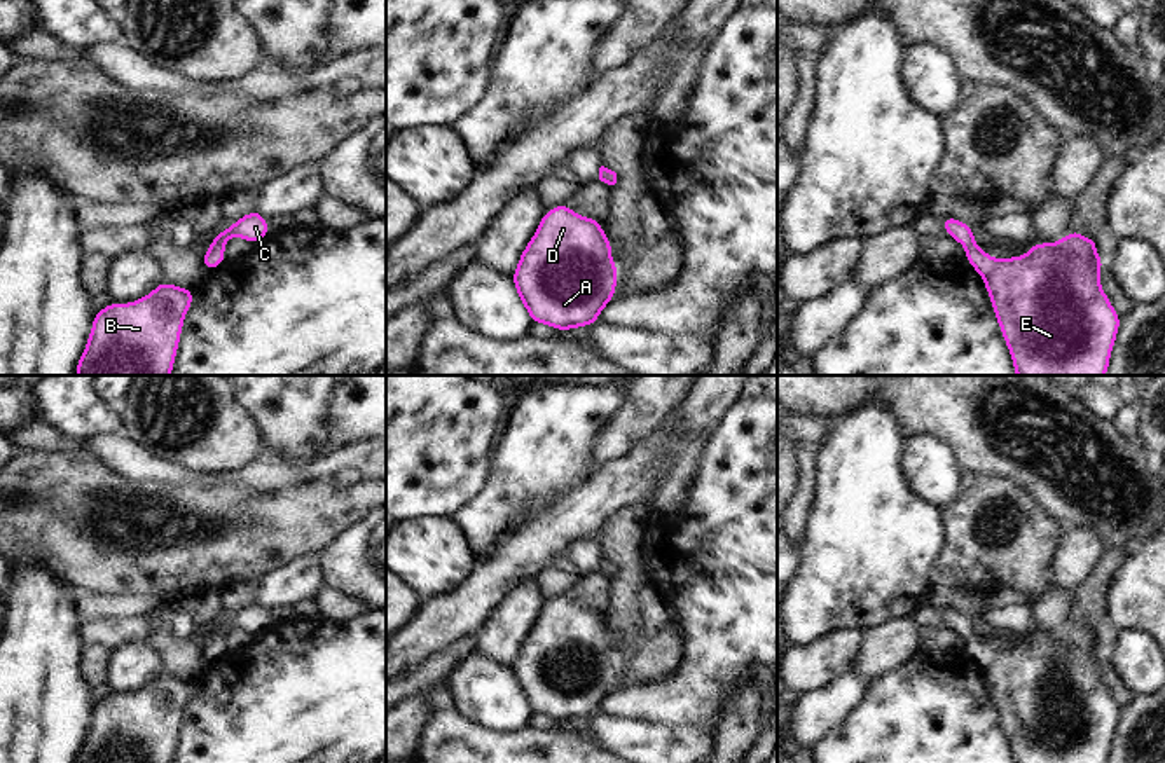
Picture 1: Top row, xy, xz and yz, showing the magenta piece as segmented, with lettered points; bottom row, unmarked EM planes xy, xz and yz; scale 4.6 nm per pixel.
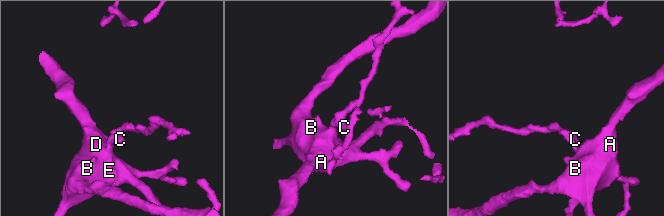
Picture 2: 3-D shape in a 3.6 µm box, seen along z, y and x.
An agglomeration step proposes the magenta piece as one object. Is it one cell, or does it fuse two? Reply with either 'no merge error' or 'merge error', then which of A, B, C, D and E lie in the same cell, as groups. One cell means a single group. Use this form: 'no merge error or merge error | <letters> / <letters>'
no merge error | A B C D E

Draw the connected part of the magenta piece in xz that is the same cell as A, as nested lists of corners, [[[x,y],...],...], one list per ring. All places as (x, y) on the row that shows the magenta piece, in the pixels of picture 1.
[[[568,203],[543,211],[512,274],[515,292],[531,321],[559,332],[596,325],[599,313],[615,300],[618,269],[611,251],[601,220],[576,215]]]

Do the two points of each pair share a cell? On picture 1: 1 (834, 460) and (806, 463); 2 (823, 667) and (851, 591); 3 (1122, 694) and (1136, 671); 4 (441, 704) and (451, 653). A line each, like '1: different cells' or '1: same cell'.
1: different cells
2: different cells
3: different cells
4: different cells

